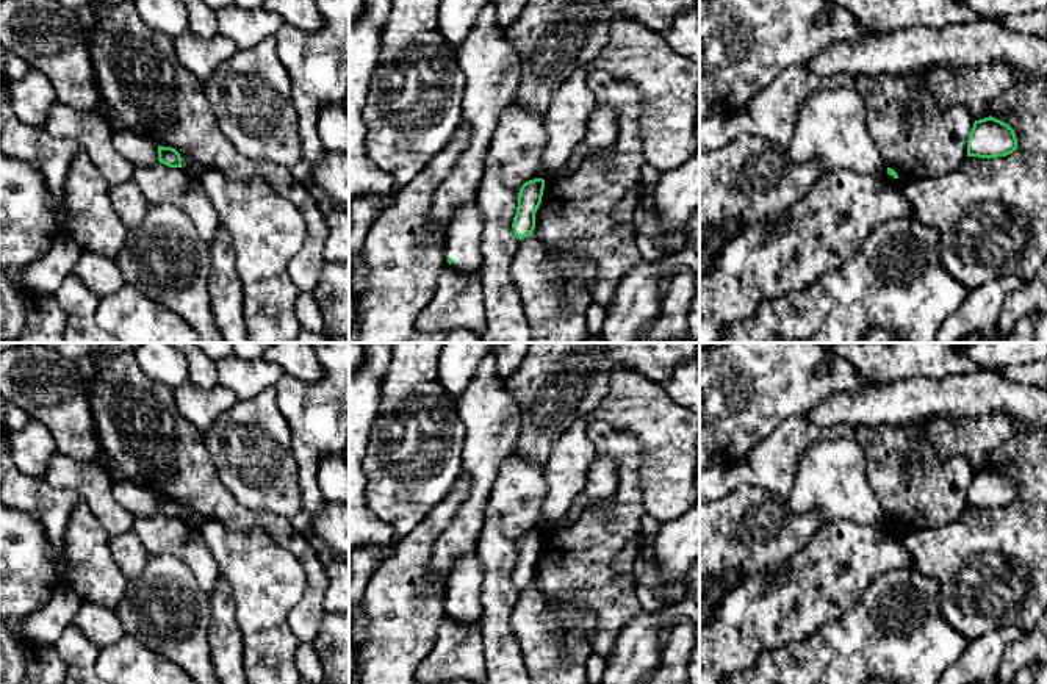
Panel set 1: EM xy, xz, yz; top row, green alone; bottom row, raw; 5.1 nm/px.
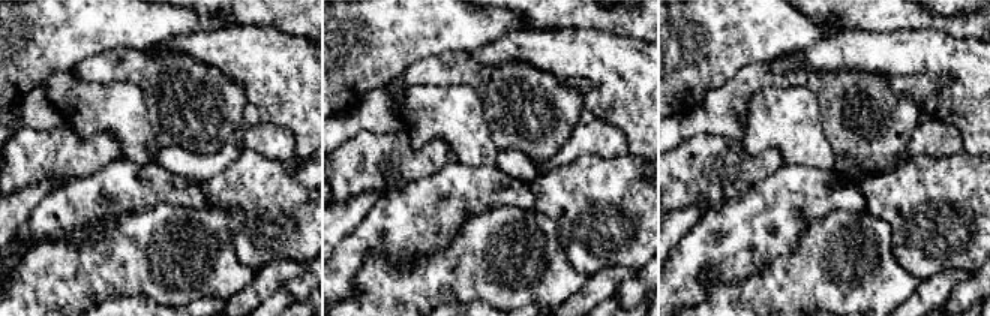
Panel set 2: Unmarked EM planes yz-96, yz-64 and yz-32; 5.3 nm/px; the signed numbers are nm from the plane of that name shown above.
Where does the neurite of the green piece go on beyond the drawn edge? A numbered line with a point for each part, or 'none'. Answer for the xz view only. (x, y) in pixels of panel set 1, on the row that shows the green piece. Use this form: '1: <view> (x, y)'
1: xz (464, 234)

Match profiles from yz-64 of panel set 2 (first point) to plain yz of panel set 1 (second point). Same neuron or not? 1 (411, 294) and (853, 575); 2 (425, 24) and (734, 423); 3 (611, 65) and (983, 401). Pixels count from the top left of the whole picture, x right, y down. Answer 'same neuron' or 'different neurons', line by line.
1: different neurons
2: same neuron
3: same neuron

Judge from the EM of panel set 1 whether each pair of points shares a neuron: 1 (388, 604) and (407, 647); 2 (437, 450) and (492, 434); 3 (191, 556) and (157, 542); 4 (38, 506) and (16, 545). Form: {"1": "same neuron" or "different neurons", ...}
{"1": "same neuron", "2": "different neurons", "3": "same neuron", "4": "different neurons"}

